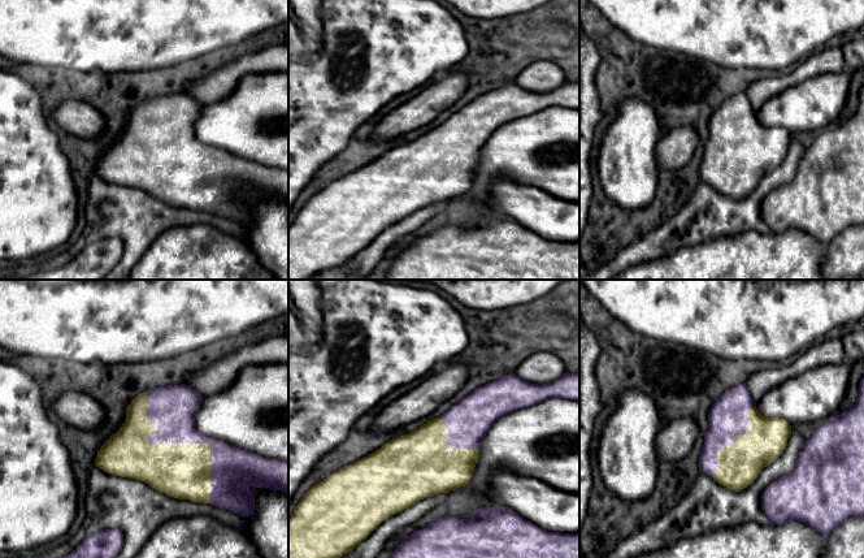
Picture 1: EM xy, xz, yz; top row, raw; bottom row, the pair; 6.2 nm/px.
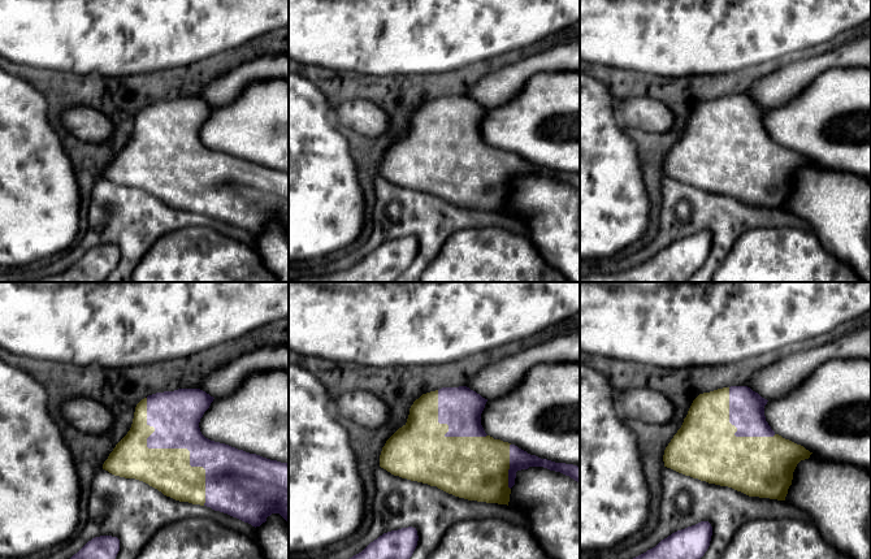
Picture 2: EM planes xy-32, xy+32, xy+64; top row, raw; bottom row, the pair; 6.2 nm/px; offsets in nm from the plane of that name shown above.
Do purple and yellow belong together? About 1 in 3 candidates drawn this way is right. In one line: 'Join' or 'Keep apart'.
Join

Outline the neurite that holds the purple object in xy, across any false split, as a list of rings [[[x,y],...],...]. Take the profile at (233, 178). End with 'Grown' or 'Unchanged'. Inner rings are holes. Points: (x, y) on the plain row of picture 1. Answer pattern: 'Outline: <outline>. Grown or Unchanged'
Outline: [[[188,94],[153,96],[131,109],[120,139],[97,159],[95,174],[136,187],[178,208],[210,212],[243,226],[255,221],[249,195],[282,199],[288,207],[288,172],[261,165],[209,147],[199,140],[195,125],[204,105]]]. Grown

